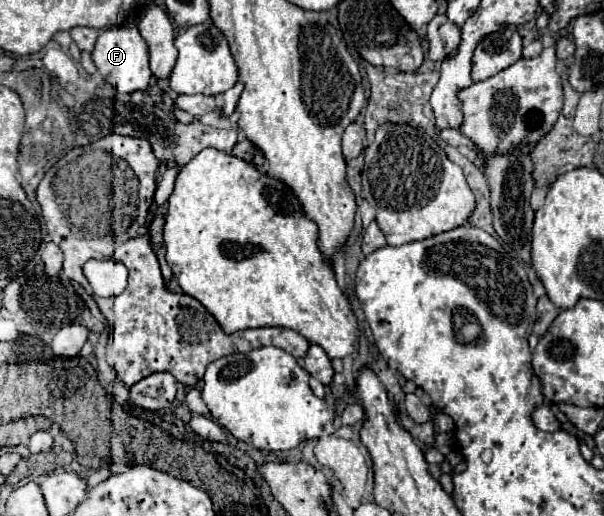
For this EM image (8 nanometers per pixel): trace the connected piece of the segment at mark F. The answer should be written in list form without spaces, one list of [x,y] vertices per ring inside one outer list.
[[[118,26],[118,28],[104,30],[98,36],[96,48],[92,52],[92,60],[98,68],[98,72],[104,76],[104,80],[108,84],[112,84],[122,94],[132,94],[132,92],[138,92],[138,90],[146,90],[148,84],[150,84],[150,78],[152,78],[150,50],[148,50],[148,44],[144,42],[144,38],[140,36],[138,28]]]

